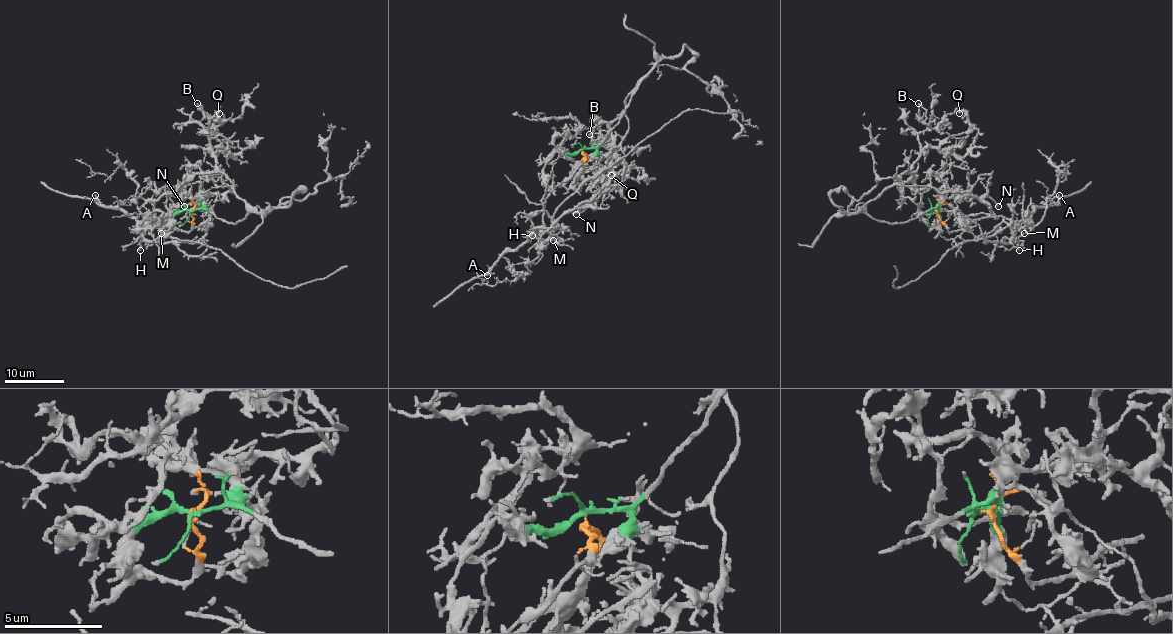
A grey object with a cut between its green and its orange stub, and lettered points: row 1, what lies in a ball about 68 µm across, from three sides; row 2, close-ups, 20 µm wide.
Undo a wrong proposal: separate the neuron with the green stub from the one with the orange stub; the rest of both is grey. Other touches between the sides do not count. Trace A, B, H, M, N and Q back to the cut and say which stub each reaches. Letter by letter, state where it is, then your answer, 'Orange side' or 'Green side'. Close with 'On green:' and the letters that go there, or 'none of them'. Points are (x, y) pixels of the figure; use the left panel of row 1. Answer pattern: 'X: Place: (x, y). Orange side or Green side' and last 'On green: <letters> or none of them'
A: Place: (95, 195). Orange side
B: Place: (197, 103). Green side
H: Place: (140, 250). Orange side
M: Place: (161, 233). Orange side
N: Place: (184, 206). Green side
Q: Place: (219, 113). Green side
On green: B, N, Q

